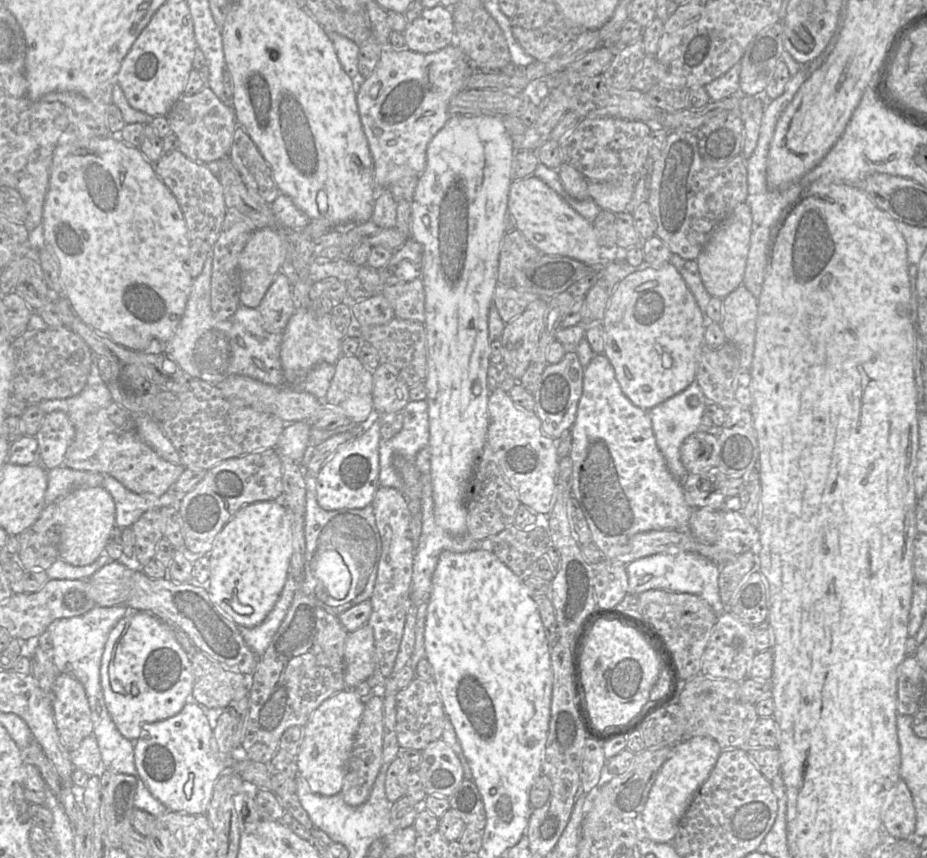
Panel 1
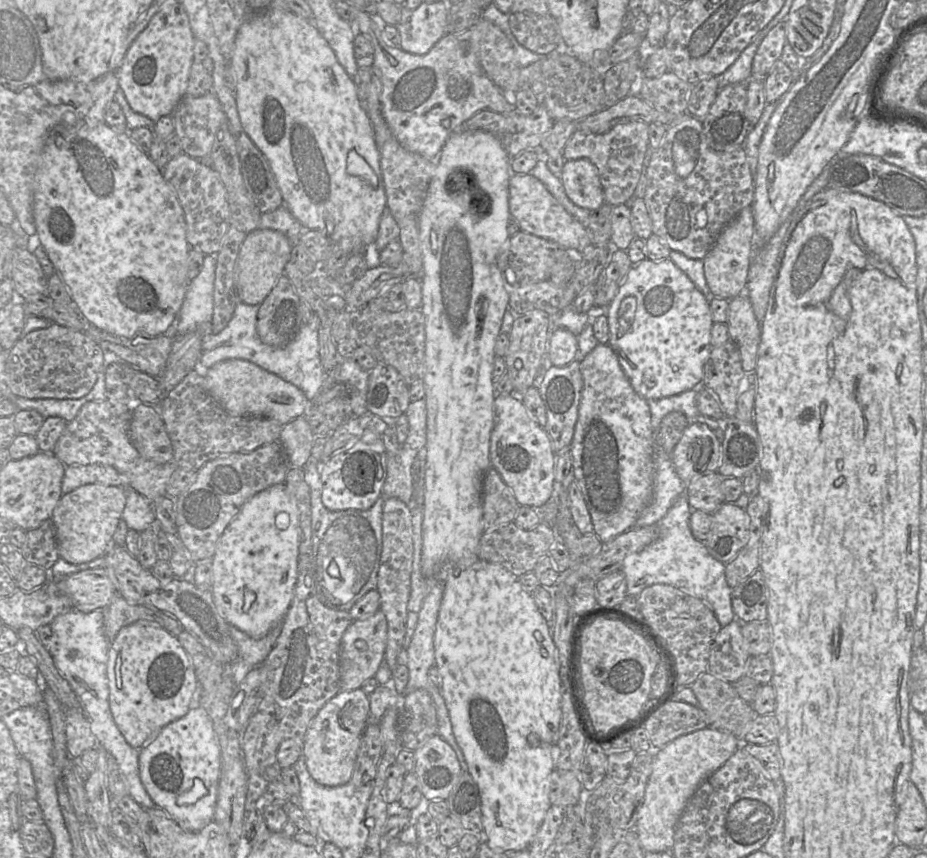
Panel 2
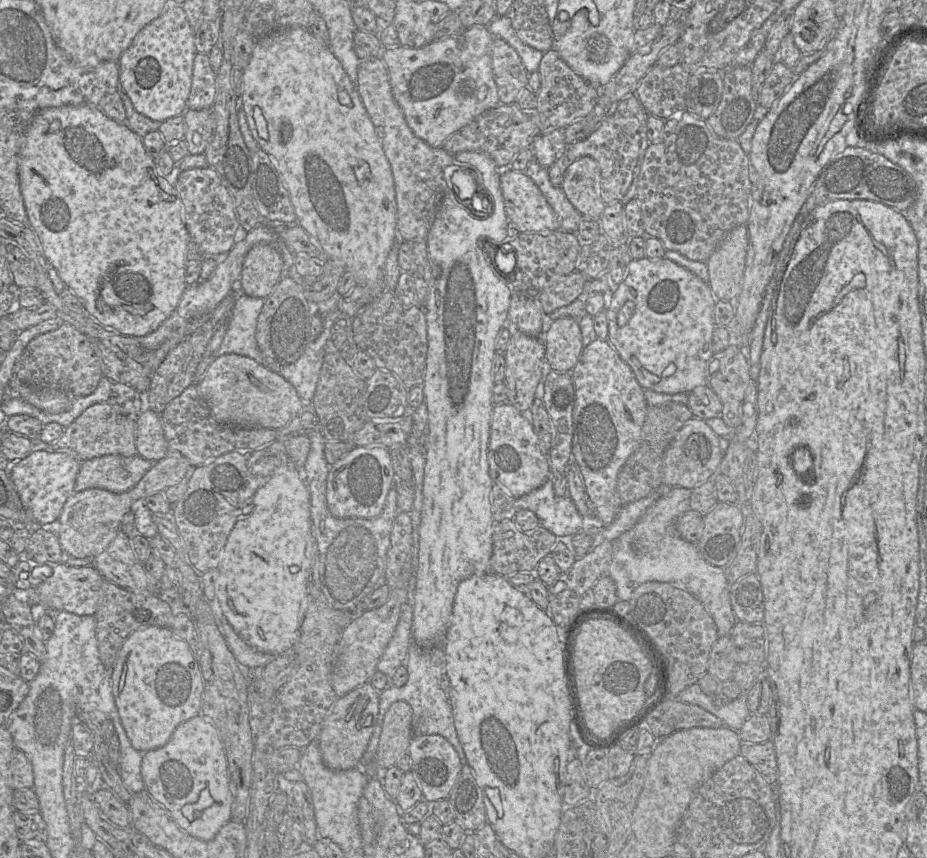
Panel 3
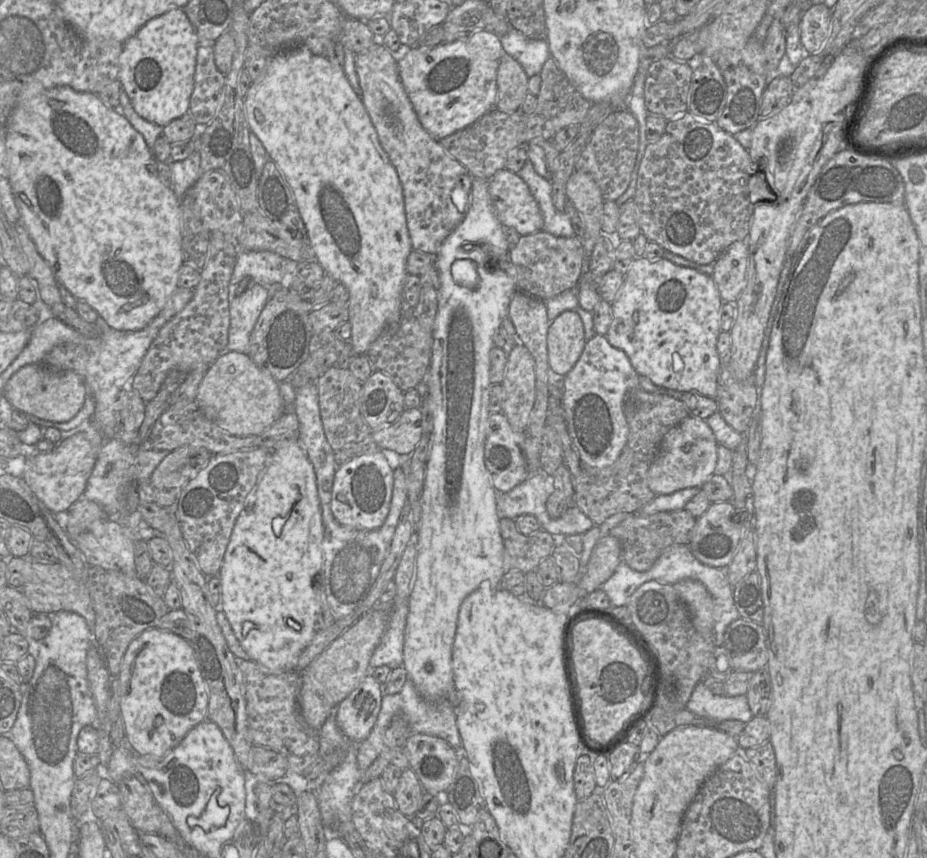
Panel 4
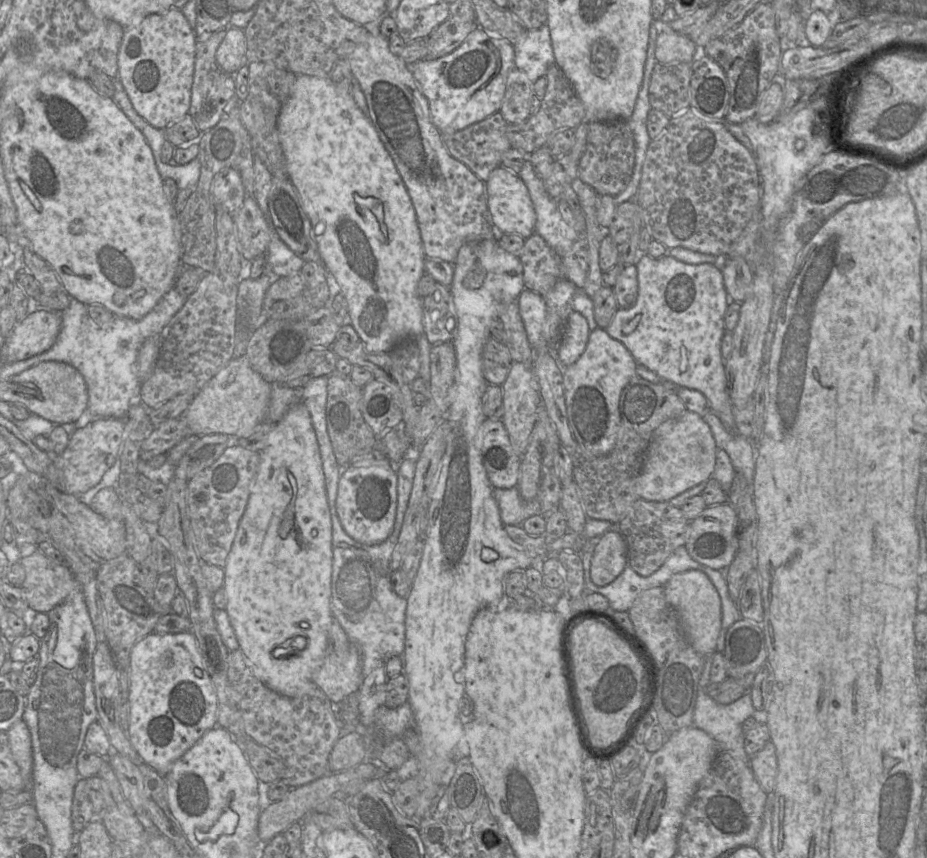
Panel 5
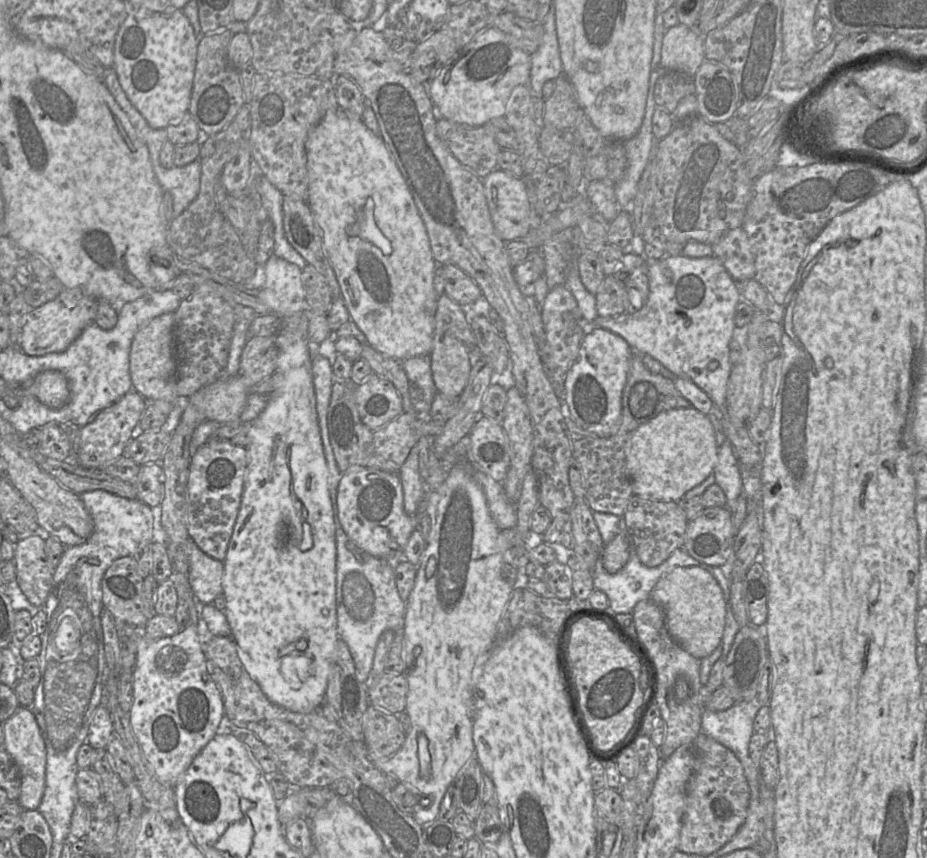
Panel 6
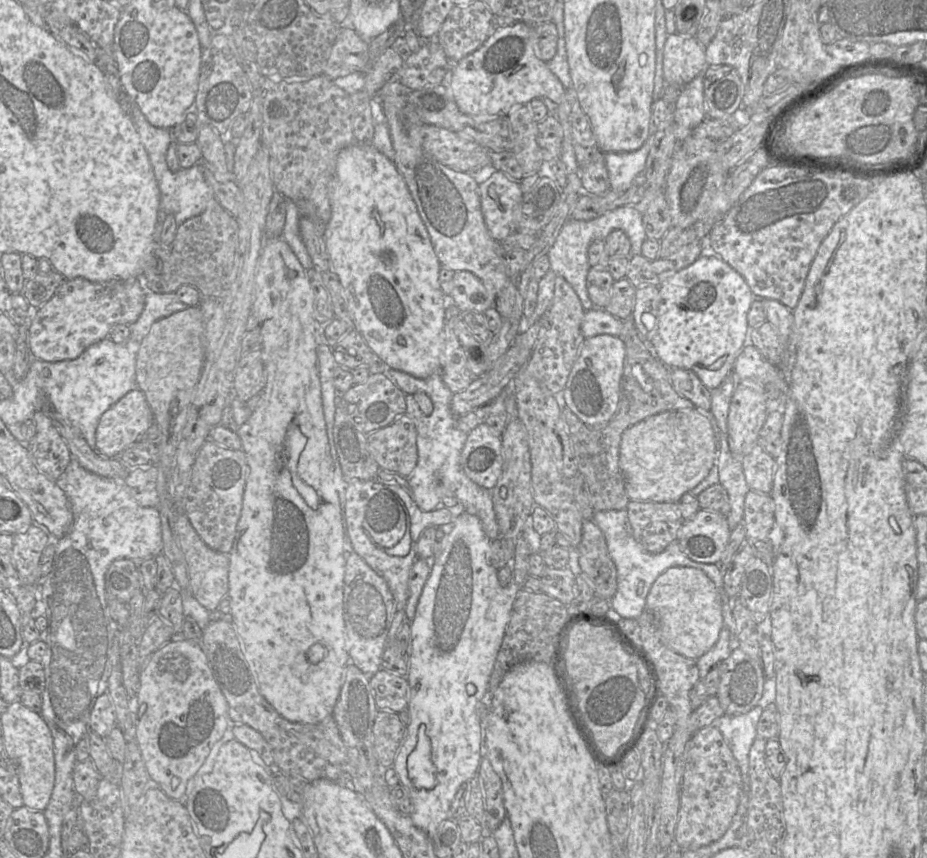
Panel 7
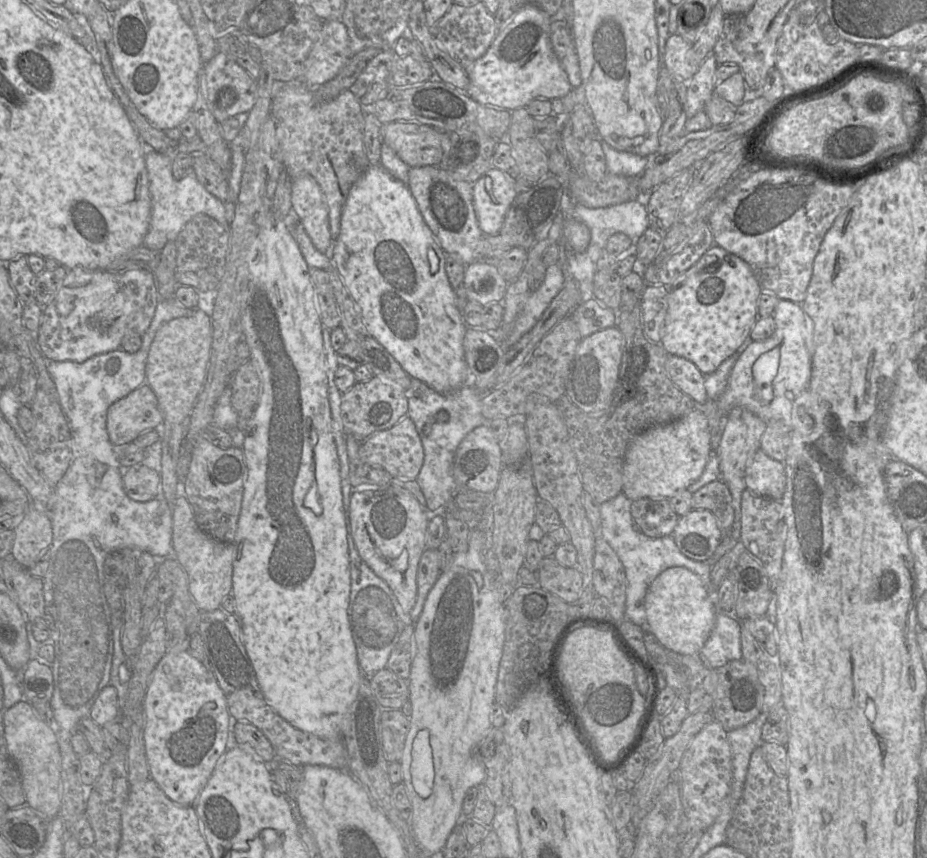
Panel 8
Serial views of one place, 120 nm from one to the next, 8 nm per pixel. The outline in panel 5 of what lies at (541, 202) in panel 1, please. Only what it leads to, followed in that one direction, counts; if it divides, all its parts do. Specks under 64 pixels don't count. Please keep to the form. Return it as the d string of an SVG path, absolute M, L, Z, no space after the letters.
M498 166L485 181L485 190L489 218L498 234L518 234L527 239L536 233L535 209L528 189L519 175Z

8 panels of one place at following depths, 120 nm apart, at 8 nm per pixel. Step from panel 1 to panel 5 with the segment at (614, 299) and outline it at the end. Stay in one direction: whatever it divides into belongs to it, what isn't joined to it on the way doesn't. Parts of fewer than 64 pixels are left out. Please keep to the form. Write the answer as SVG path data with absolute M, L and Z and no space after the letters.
M647 253L640 254L636 268L637 302L630 309L619 309L605 329L606 332L629 350L638 365L645 366L679 387L701 392L709 402L711 412L717 415L729 432L737 434L733 405L727 393L724 359L720 349L726 331L724 314L731 302L724 287L722 271L713 264L687 264L669 255L655 259Z

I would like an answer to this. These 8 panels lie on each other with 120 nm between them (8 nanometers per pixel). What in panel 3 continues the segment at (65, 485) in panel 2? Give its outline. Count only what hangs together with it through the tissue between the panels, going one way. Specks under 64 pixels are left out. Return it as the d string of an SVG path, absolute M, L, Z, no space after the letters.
M138 454L130 457L104 455L83 461L76 477L75 492L100 488L122 493L133 488L154 462Z

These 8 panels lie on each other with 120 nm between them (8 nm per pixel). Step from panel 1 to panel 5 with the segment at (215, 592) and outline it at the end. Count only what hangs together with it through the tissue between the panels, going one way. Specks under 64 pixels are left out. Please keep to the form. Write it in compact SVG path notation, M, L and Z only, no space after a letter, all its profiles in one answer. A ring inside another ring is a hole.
M301 401L292 406L282 419L277 422L273 430L268 435L265 448L259 453L259 467L251 485L248 503L240 519L225 567L223 567L223 588L226 593L227 603L225 611L227 612L230 623L234 629L239 643L239 649L242 651L245 661L251 668L255 677L279 694L286 697L295 697L306 683L312 681L314 672L319 668L328 653L327 633L333 618L331 612L331 578L333 561L331 514L327 500L325 477L316 433L312 425L310 413ZM296 636L302 636L307 639L307 645L303 650L296 651L294 654L281 658L273 656L273 650L277 646L284 644L286 640Z

